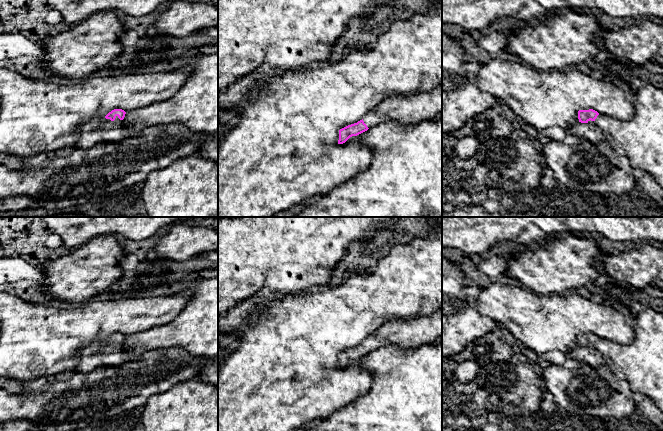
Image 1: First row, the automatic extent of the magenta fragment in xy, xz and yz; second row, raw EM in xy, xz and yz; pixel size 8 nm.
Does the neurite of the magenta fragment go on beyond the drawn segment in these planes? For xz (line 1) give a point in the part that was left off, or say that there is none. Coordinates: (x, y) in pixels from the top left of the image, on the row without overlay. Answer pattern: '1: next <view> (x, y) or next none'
1: next xz (415, 332)

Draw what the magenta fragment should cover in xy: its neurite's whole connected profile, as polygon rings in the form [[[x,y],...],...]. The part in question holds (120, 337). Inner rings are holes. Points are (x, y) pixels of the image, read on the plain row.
[[[114,333],[103,343],[94,342],[87,345],[83,348],[80,362],[73,371],[91,372],[96,367],[121,365],[128,358],[120,350],[125,338],[122,333]]]

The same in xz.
[[[442,307],[428,316],[389,321],[362,344],[340,353],[338,368],[384,346],[395,345],[408,349],[432,343],[439,337],[442,337]]]

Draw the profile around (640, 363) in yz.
[[[650,307],[643,310],[636,318],[634,340],[630,344],[620,344],[608,339],[599,338],[595,348],[605,361],[605,365],[619,378],[624,379],[633,392],[649,397],[663,412],[663,313]]]

